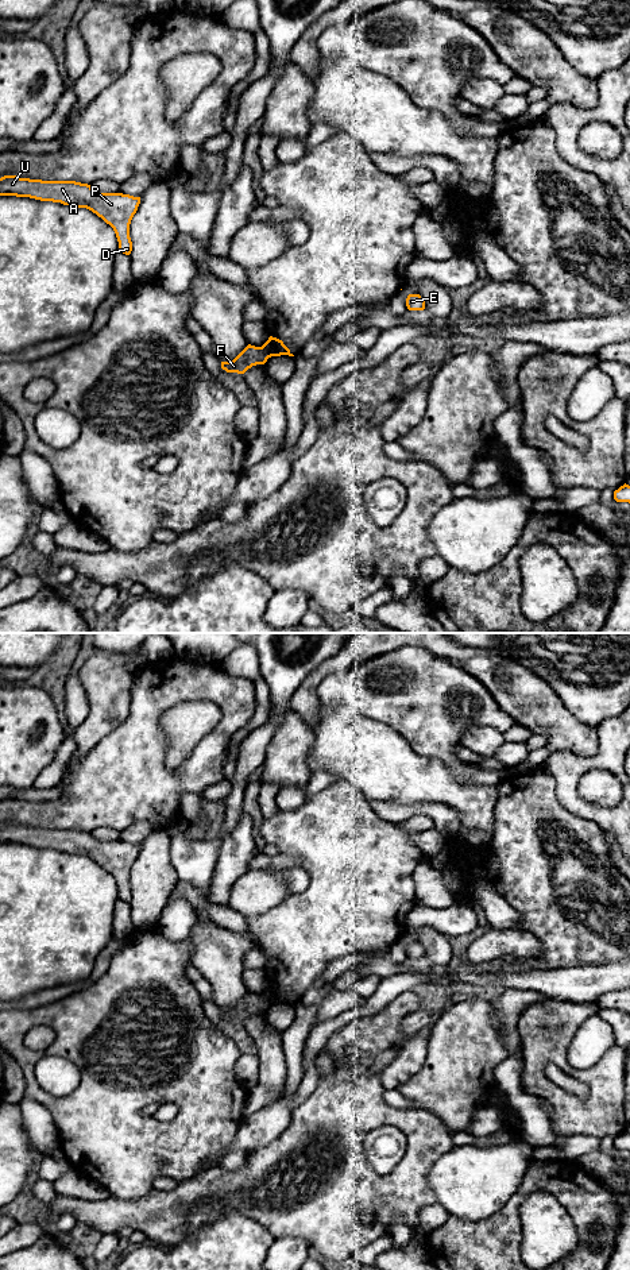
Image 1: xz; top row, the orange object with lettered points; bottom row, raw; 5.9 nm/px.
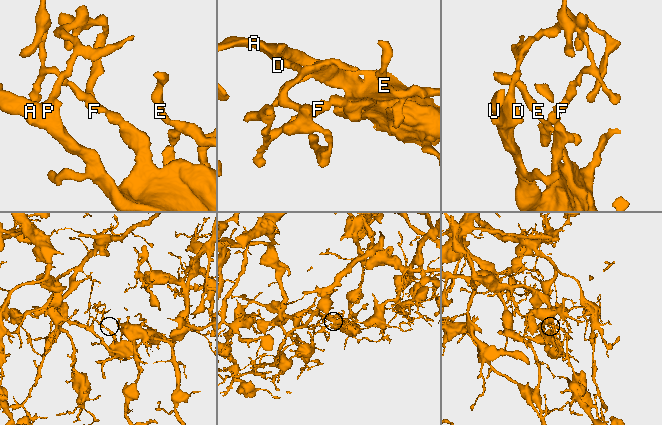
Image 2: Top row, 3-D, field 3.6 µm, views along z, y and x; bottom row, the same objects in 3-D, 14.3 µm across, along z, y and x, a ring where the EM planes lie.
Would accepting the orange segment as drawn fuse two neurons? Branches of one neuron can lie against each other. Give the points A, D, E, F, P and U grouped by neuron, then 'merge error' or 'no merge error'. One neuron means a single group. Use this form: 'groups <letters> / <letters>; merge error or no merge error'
groups A D P U / E F; merge error

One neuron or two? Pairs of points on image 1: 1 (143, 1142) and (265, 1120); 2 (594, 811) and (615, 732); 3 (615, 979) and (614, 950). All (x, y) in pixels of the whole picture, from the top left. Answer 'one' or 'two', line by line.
1: two
2: one
3: two

